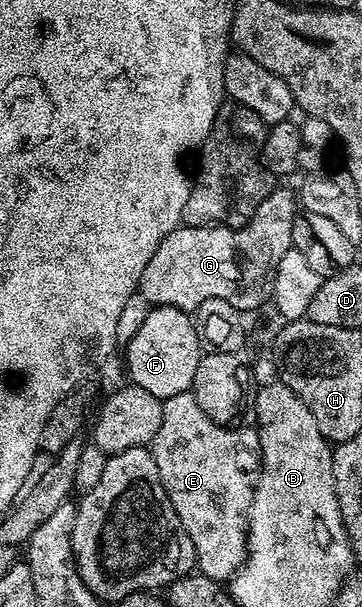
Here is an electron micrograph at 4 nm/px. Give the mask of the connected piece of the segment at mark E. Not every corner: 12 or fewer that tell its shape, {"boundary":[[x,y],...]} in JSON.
{"boundary":[[163,401],[149,445],[198,571],[247,559],[258,431]]}

